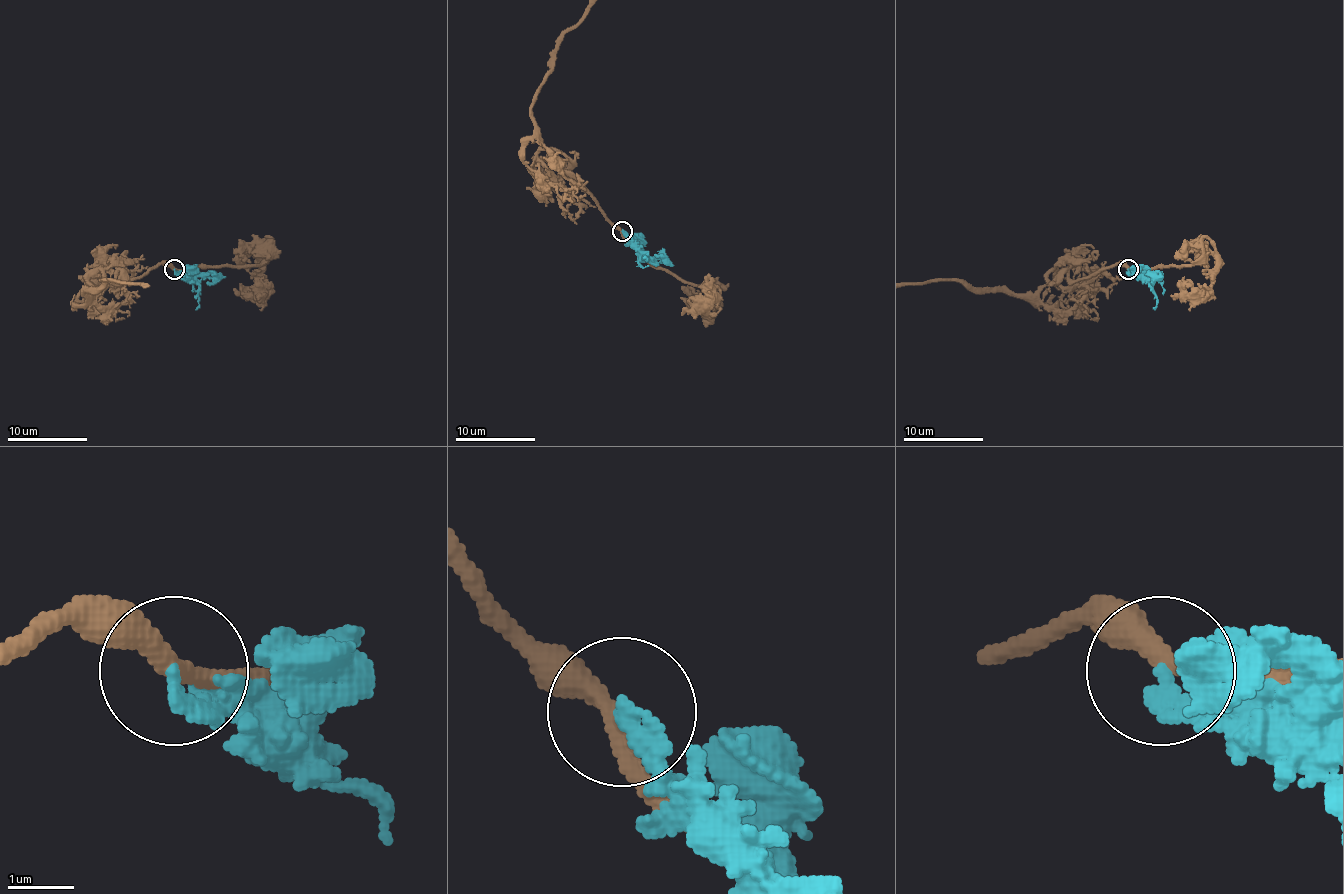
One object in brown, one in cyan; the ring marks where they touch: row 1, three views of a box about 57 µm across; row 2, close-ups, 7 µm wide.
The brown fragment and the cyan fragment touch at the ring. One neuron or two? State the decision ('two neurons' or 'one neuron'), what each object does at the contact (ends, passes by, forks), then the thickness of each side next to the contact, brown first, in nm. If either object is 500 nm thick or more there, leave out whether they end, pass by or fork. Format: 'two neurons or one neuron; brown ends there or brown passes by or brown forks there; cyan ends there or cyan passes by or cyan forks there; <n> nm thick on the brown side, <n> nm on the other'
two neurons; brown passes by; cyan ends there; 300 nm thick on the brown side, 280 nm on the other

